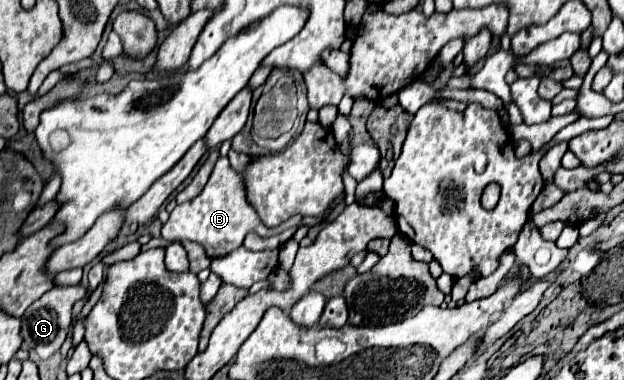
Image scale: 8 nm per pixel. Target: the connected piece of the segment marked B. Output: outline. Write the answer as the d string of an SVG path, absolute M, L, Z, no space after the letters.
M223 156L217 160L203 192L197 198L175 206L169 220L163 224L161 236L169 242L193 240L205 248L209 258L221 258L231 250L239 248L243 244L243 238L249 232L255 232L265 238L265 236L279 234L287 228L297 228L299 224L301 224L299 216L293 216L291 220L279 224L277 228L267 228L265 224L261 224L261 220L257 218L257 212L247 204L247 200L243 200L243 180L239 180L239 174L229 166L229 158Z

